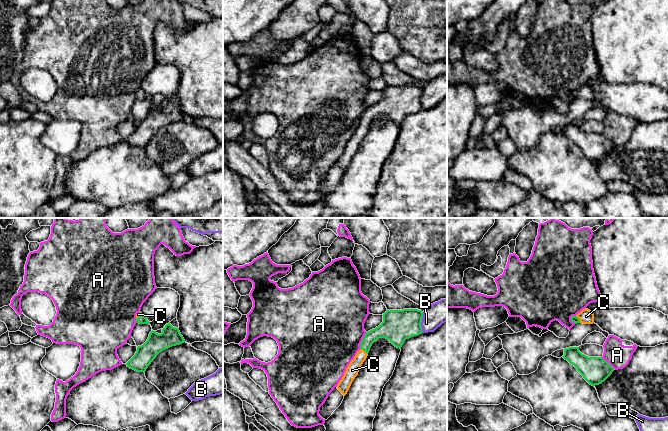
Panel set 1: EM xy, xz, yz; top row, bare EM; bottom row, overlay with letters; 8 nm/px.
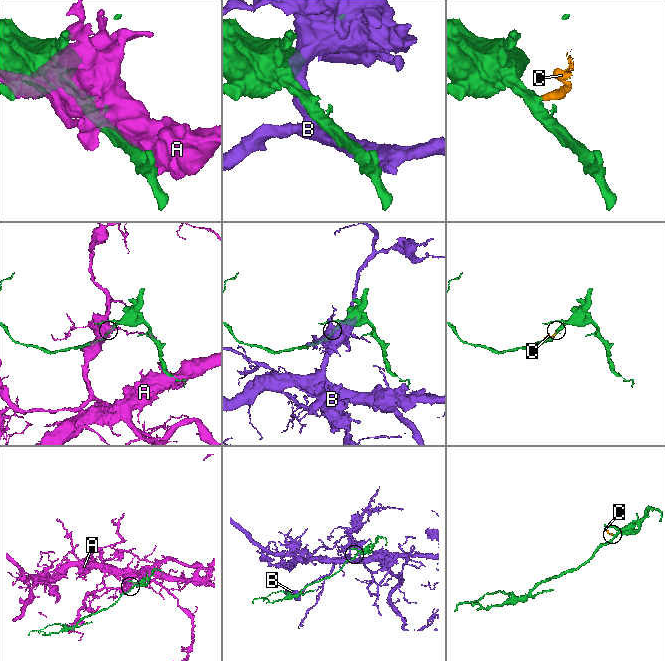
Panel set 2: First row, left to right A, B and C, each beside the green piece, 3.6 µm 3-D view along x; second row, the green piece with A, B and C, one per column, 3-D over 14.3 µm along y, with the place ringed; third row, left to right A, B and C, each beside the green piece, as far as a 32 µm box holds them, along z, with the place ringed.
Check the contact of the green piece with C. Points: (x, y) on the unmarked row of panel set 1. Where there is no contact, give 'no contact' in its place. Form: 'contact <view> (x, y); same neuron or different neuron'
contact xz (364, 126); same neuron

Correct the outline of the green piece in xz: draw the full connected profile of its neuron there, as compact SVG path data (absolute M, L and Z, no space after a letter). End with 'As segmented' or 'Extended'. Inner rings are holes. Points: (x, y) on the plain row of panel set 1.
M418 85L387 86L383 90L383 98L375 105L366 108L360 120L360 126L337 161L338 166L344 172L347 170L375 117L379 114L386 114L395 123L401 125L406 115L422 110L422 94L423 88Z. Extended

